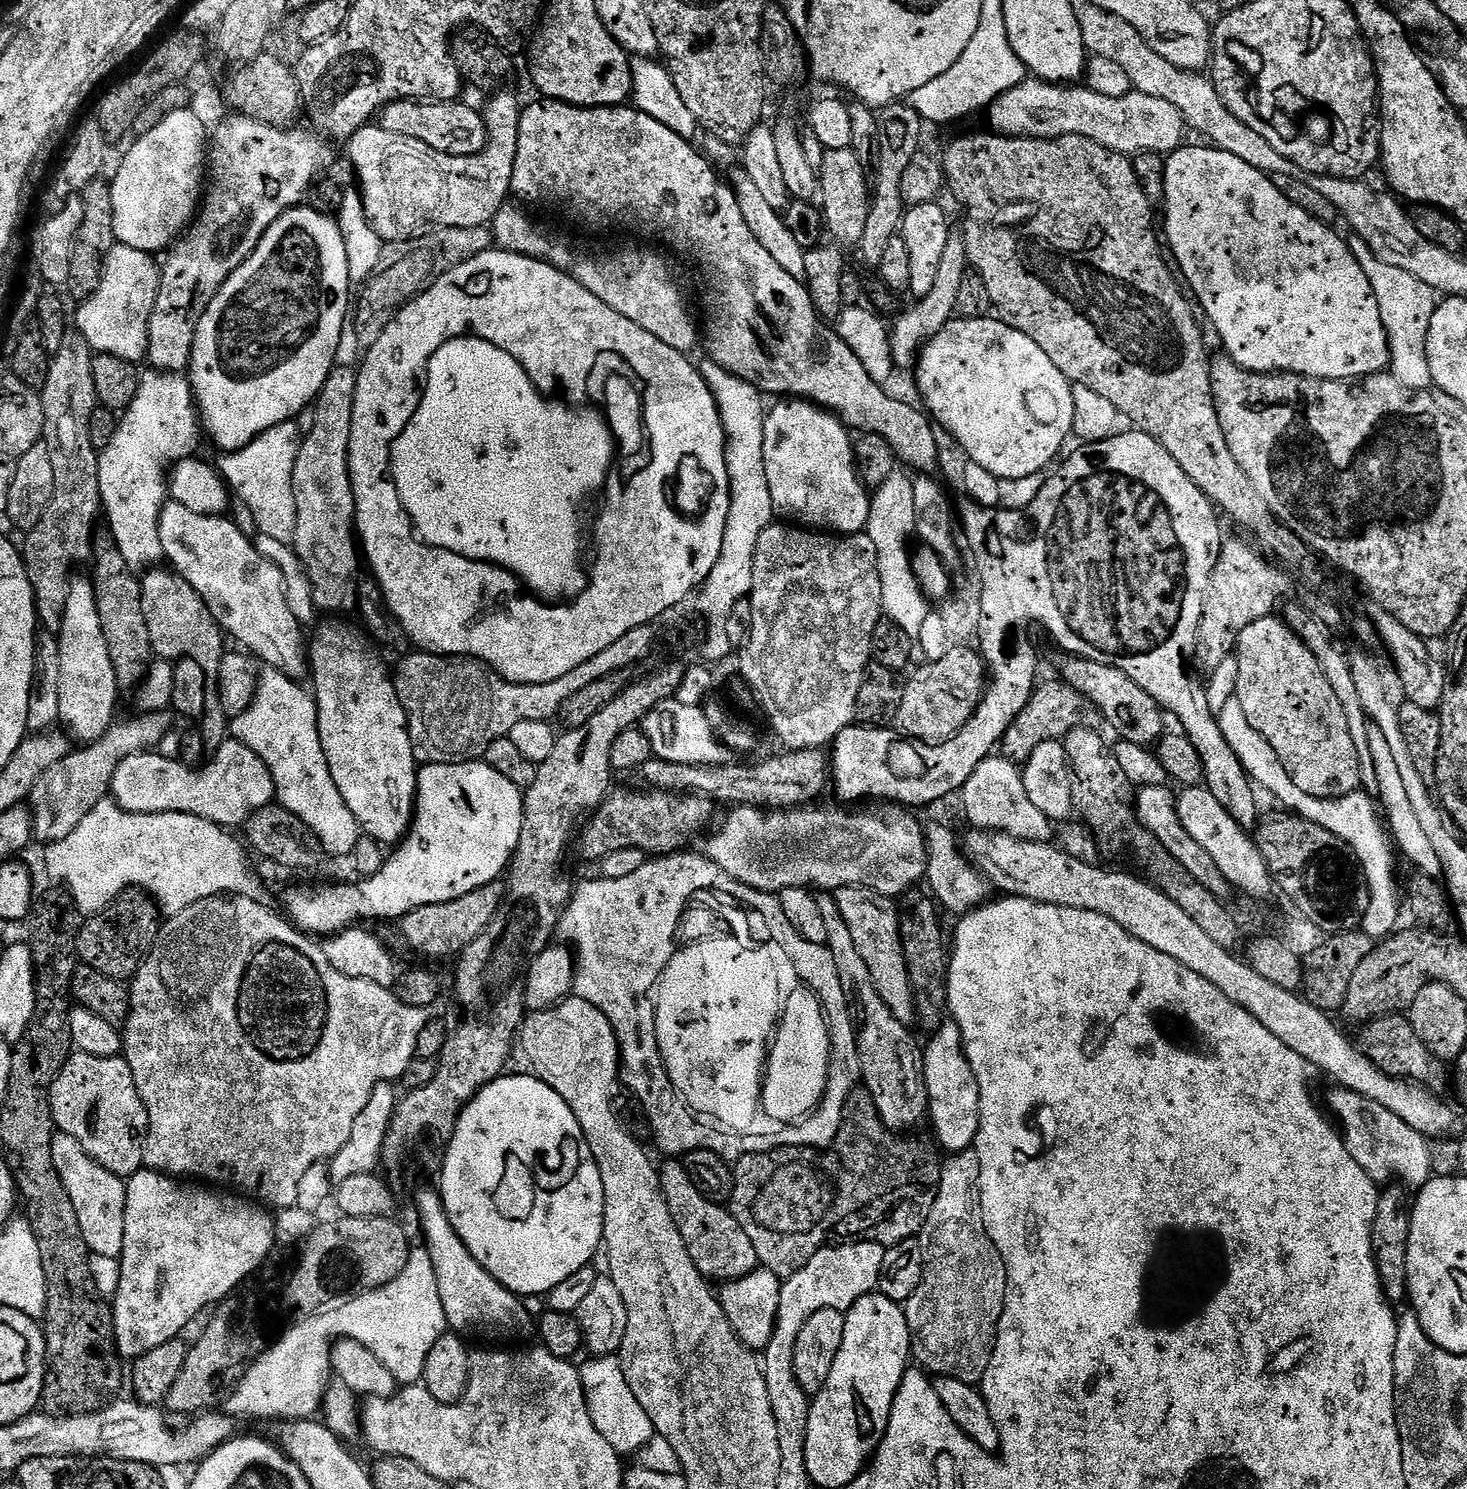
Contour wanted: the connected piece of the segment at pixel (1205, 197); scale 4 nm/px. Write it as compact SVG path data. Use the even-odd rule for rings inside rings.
M1181 146L1171 153L1164 161L1164 199L1162 201L1162 209L1164 208L1164 228L1162 224L1163 235L1170 242L1170 246L1174 250L1174 258L1178 258L1178 262L1182 266L1182 274L1186 274L1186 282L1190 282L1190 286L1194 290L1194 294L1198 298L1198 302L1202 302L1202 306L1208 315L1207 323L1216 327L1218 335L1224 339L1224 344L1228 348L1240 348L1243 344L1260 344L1260 356L1239 356L1235 357L1236 365L1244 368L1247 372L1263 372L1271 374L1273 372L1292 372L1296 376L1309 376L1310 378L1318 378L1319 380L1347 380L1355 381L1357 378L1372 376L1376 372L1385 371L1389 367L1388 359L1388 335L1382 326L1382 313L1378 310L1378 298L1374 298L1374 286L1370 286L1370 281L1366 279L1366 273L1362 271L1362 266L1358 266L1358 258L1354 258L1354 254L1350 254L1350 246L1347 239L1342 235L1339 236L1335 231L1335 227L1318 222L1314 218L1310 218L1310 214L1306 214L1306 210L1298 210L1298 206L1294 206L1294 202L1290 202L1290 198L1286 198L1282 194L1282 190L1278 190L1275 179L1267 176L1262 170L1254 170L1254 166L1250 166L1250 162L1242 162L1242 158L1234 158L1234 154L1224 152L1215 146L1204 146L1208 148L1188 148L1189 146Z

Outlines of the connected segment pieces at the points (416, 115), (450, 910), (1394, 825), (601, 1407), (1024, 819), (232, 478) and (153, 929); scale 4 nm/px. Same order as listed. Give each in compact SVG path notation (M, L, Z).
M395 100L393 104L380 109L378 124L390 130L390 134L406 134L406 138L418 138L418 142L426 142L426 146L430 146L430 150L438 150L438 154L473 156L488 145L488 131L483 115L456 100Z
M497 882L495 884L482 886L478 890L470 890L470 894L462 894L462 898L454 898L445 904L418 906L418 910L406 914L398 922L400 936L420 956L459 957L460 953L466 950L466 946L470 946L470 942L474 942L474 938L478 938L478 934L482 934L482 930L486 930L486 926L490 924L494 918L494 914L498 910L498 906L502 901L504 901L505 891L505 885Z
M1375 726L1369 727L1368 741L1370 742L1370 754L1374 757L1374 778L1376 779L1374 792L1375 795L1380 795L1380 802L1378 798L1378 804L1382 809L1382 816L1386 821L1386 828L1390 833L1390 839L1395 851L1399 855L1401 852L1413 864L1411 867L1415 871L1426 874L1432 880L1439 881L1442 873L1440 871L1440 863L1438 862L1438 853L1434 851L1434 846L1428 840L1425 832L1423 832L1422 825L1418 823L1417 812L1411 808L1411 803L1406 794L1406 785L1402 782L1398 765L1394 763L1394 753L1386 743L1382 730L1378 730Z
M619 1355L588 1358L585 1364L579 1365L579 1369L582 1390L586 1394L586 1406L590 1410L591 1421L594 1422L602 1438L605 1438L621 1456L638 1453L655 1436L655 1428L646 1410L642 1410L638 1398L634 1398L634 1390L630 1390L630 1382L626 1382L626 1374L622 1374Z
M993 754L970 774L970 778L958 793L960 804L964 807L964 816L972 823L973 829L982 832L1001 832L1012 836L1015 840L1029 840L1035 842L1048 842L1053 838L1053 825L1026 798L1026 788L1021 769L1010 760L1005 760L1003 755Z
M305 410L298 417L298 424L295 421L288 421L271 427L264 431L245 447L236 452L223 453L216 462L217 471L223 476L228 484L231 493L246 506L256 529L261 535L268 538L277 539L278 542L291 544L294 538L294 528L297 526L297 502L293 494L293 474L294 464L297 462L298 450L302 433L308 432L314 427L314 411Z
M129 890L120 895L105 912L89 916L83 921L76 940L76 956L86 968L98 970L121 982L131 981L145 956L156 945L162 927L162 913L147 892Z

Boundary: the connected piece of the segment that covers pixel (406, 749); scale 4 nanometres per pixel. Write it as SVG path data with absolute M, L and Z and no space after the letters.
M328 618L325 620L328 620L325 624L320 622L315 625L314 631L316 631L316 633L314 633L313 636L311 633L310 647L308 649L308 663L310 665L310 681L312 680L310 688L314 693L316 713L318 714L318 734L322 738L322 750L326 754L326 766L330 766L330 778L334 778L334 786L338 786L338 794L342 794L342 798L346 802L350 814L354 814L354 818L359 822L361 833L372 840L377 840L379 844L395 846L408 835L408 829L412 827L414 805L416 802L418 765L414 758L414 750L410 742L410 734L408 733L406 710L398 698L398 690L396 689L393 673L390 671L390 668L387 668L389 665L382 659L381 653L374 650L373 641L370 639L367 631L360 626L355 628L352 624L343 624L343 622L340 621L343 619L340 618Z

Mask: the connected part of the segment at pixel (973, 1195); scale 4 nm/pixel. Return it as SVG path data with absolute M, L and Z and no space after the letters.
M975 1151L958 1152L947 1159L940 1169L934 1210L930 1210L930 1218L926 1218L926 1226L918 1237L924 1267L922 1282L903 1309L912 1339L911 1359L915 1363L917 1360L921 1364L917 1365L933 1377L958 1378L958 1382L976 1386L983 1381L990 1366L996 1345L996 1327L1004 1313L1008 1275L1002 1254L998 1254L980 1213L980 1167Z

